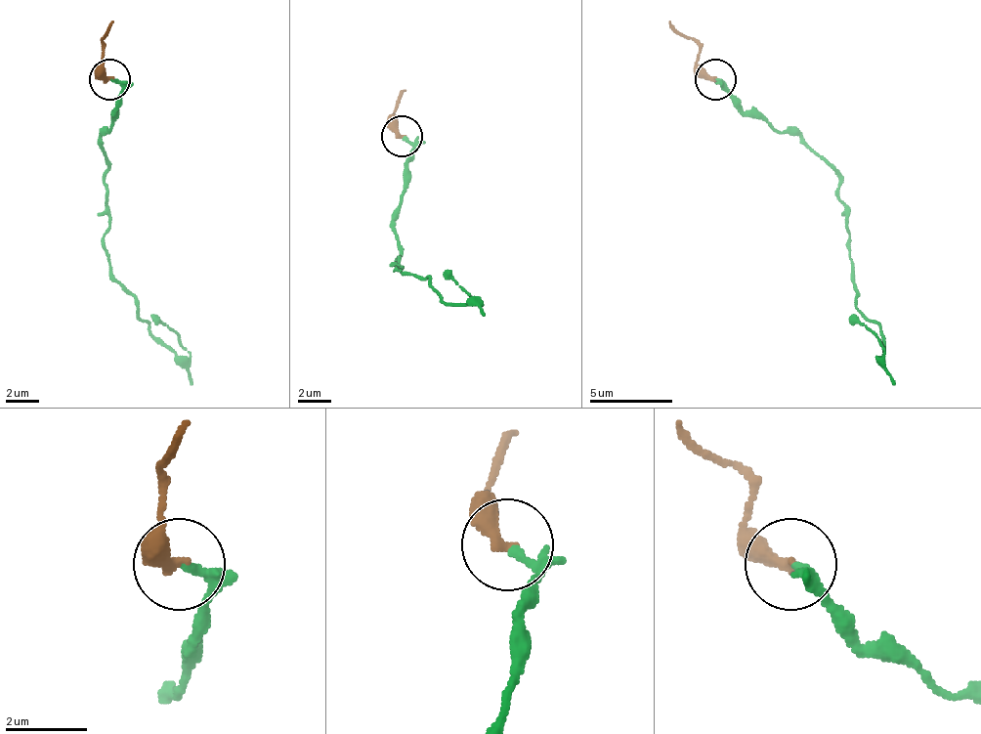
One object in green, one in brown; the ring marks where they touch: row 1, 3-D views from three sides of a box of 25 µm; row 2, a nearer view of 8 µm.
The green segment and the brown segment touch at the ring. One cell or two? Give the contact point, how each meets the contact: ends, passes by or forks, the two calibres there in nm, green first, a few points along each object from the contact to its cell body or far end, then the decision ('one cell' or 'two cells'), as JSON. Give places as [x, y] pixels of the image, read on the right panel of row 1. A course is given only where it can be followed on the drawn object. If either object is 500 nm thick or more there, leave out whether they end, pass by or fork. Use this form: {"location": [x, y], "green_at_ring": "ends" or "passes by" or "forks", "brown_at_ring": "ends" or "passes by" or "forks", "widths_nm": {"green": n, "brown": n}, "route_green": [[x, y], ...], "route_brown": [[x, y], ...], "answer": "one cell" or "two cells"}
{"location": [715, 79], "green_at_ring": "ends", "brown_at_ring": "ends", "widths_nm": {"green": 200, "brown": 360}, "route_green": [[716, 80], [737, 101], [803, 138], [840, 179], [857, 307], [881, 332], [881, 353], [877, 340], [848, 316]], "route_brown": [[716, 80], [700, 64], [700, 47], [670, 22]], "answer": "one cell"}

